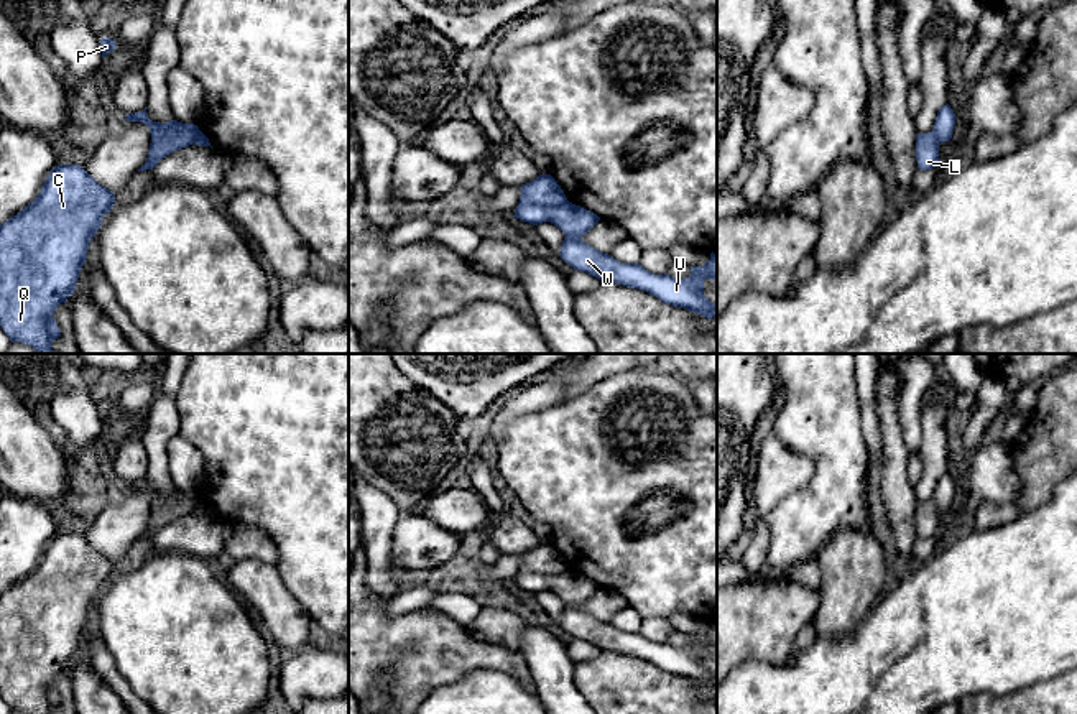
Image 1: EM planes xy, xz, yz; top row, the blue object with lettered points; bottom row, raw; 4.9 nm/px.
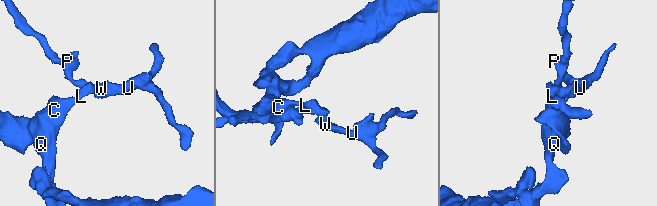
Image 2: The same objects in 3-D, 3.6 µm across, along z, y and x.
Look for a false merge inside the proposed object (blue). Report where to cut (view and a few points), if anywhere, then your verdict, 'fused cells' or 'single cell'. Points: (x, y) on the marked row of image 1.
cut xz (566, 199), (559, 204), (520, 203); fused cells

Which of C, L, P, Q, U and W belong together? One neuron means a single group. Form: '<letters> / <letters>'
C L Q / P U W

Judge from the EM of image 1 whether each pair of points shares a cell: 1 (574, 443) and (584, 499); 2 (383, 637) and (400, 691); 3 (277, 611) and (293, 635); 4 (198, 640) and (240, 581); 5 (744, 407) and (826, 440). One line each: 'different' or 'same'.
1: same
2: same
3: same
4: different
5: different

